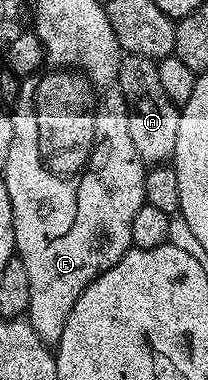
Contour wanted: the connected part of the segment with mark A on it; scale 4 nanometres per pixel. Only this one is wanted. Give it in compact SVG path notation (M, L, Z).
M140 55L122 56L119 64L119 84L129 117L129 137L133 137L133 149L143 158L144 164L163 165L175 154L177 125L180 108L161 89L161 77L157 77L158 62Z

